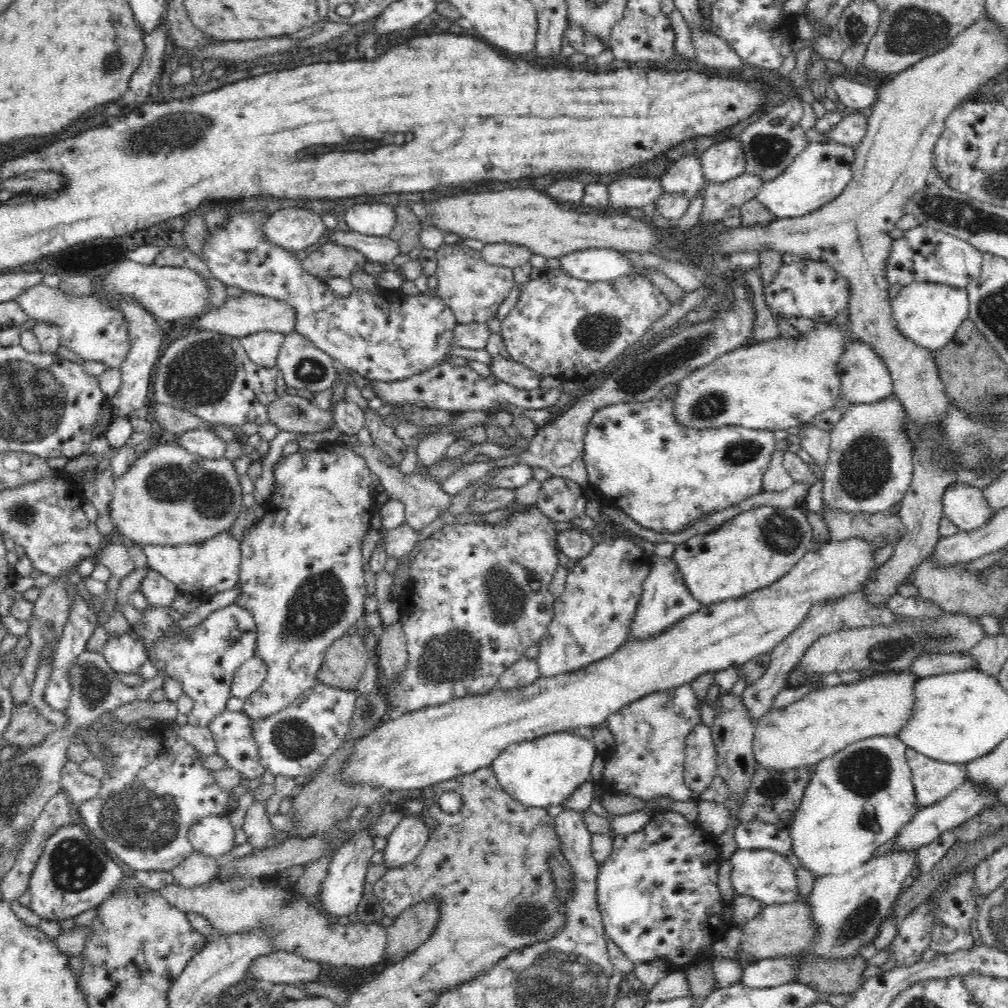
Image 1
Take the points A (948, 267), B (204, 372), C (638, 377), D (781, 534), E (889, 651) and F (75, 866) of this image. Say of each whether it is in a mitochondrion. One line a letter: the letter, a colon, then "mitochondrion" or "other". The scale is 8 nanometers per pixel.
A: other
B: mitochondrion
C: mitochondrion
D: mitochondrion
E: mitochondrion
F: mitochondrion

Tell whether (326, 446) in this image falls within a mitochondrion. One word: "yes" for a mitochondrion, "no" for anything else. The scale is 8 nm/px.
no

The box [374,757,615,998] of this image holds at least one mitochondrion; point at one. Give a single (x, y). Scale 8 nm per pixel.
(528, 919)

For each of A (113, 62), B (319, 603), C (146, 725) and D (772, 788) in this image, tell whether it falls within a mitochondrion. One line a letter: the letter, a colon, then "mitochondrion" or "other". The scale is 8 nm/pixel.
A: mitochondrion
B: mitochondrion
C: other
D: mitochondrion

